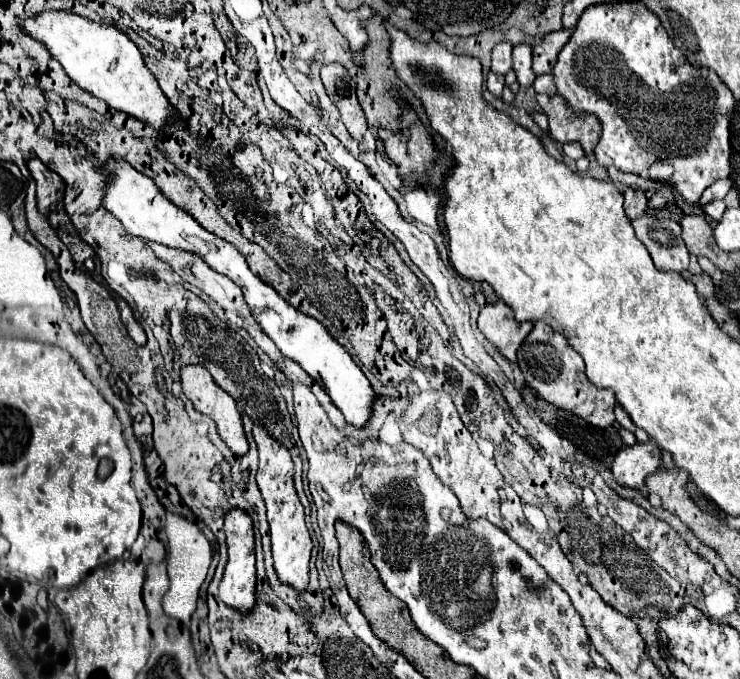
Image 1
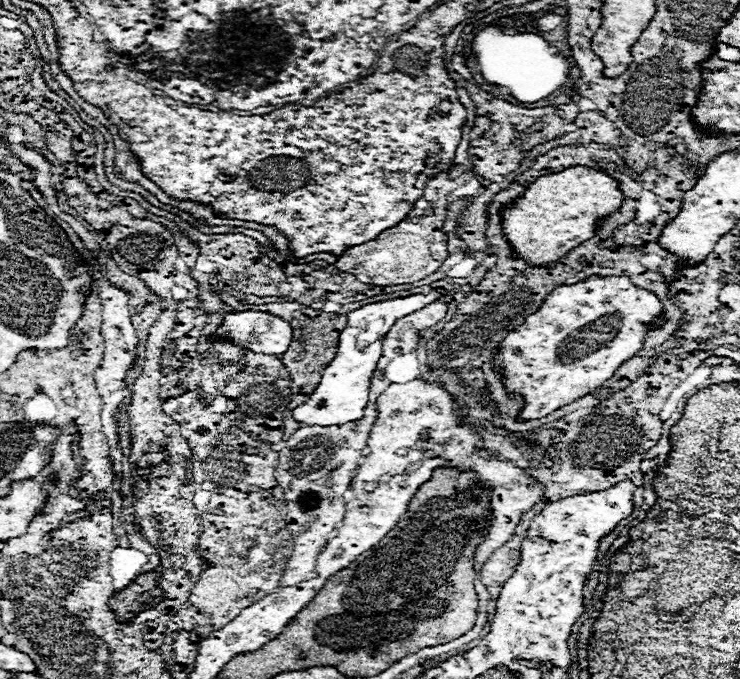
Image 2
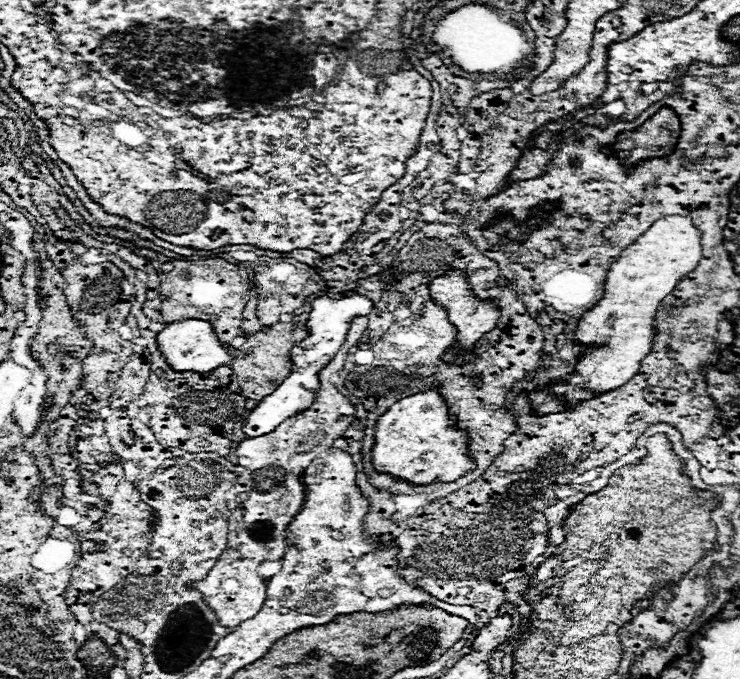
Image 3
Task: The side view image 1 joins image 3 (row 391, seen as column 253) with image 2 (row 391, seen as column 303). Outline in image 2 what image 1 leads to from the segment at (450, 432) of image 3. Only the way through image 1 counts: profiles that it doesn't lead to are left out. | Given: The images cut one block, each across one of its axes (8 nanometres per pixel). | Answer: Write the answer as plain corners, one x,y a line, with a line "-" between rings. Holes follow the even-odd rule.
592,276
572,286
556,286
550,294
546,294
542,306
534,314
524,318
524,324
508,332
506,338
498,342
498,352
492,358
494,372
502,374
506,392
520,394
524,400
518,422
544,418
554,410
572,404
574,400
600,388
622,362
626,362
632,354
640,350
642,338
646,334
644,326
654,316
658,316
660,310
662,306
658,298
648,290
636,288
626,276

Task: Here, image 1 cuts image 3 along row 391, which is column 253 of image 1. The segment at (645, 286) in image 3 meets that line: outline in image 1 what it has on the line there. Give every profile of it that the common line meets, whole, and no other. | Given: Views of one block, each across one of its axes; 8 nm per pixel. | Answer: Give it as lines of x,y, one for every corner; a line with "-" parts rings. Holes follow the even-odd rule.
230,510
224,518
224,532
228,544
228,564
220,582
220,598
240,614
248,614
256,606
256,556
254,556
254,532
252,518
244,510

